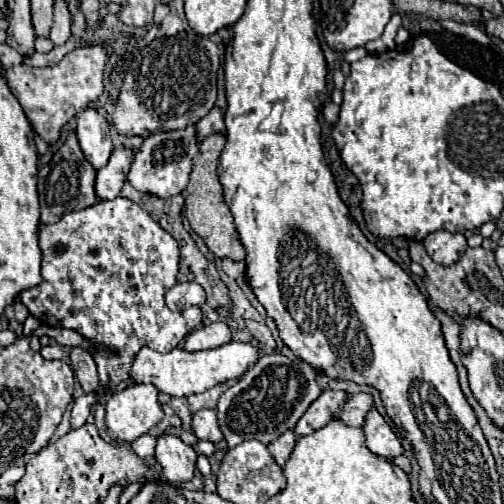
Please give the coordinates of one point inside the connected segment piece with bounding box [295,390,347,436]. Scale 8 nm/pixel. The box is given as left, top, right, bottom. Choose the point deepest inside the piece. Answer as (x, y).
(322, 411)

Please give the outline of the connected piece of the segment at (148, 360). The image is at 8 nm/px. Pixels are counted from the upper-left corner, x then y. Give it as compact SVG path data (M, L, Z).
M229 342L215 350L203 350L203 352L187 352L181 348L173 348L167 354L155 352L147 346L143 346L131 366L129 380L133 382L151 382L159 392L165 392L173 398L183 398L189 394L201 394L225 380L239 378L247 368L251 368L259 358L259 350L253 344L245 342Z

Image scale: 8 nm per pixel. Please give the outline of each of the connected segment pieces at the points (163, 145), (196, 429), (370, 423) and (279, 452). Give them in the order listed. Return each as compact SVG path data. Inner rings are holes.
M195 126L177 130L177 132L155 132L153 136L147 136L135 154L133 166L127 174L127 180L133 188L145 194L153 194L157 198L171 198L185 190L189 184L191 174L191 160L199 152L199 144L195 140Z
M199 410L199 412L195 412L191 424L193 424L193 434L199 440L211 440L211 442L217 444L223 438L223 432L219 428L215 410Z
M375 408L365 416L363 432L365 432L365 446L373 454L387 458L387 460L403 454L403 448L401 448L397 436L393 434L389 424L383 420L383 416Z
M287 430L287 432L283 432L275 442L269 444L269 452L271 452L273 458L277 460L277 464L283 466L283 464L287 462L287 458L291 456L295 444L297 444L295 432L293 432L293 430Z

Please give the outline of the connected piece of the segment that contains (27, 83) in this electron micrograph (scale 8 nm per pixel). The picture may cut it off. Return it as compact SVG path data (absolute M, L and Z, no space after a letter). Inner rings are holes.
M81 48L67 54L57 66L31 68L27 64L13 66L5 72L11 92L19 98L33 130L47 142L55 144L63 126L83 108L97 102L105 90L105 66L109 52L105 48Z

